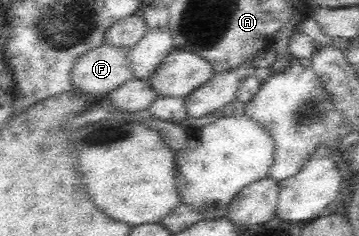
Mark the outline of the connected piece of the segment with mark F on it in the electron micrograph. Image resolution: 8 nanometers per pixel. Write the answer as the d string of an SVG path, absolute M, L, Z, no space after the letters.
M103 43L100 47L83 53L75 60L71 68L70 77L74 90L94 99L98 95L112 93L118 86L124 85L129 79L132 79L131 68L129 68L129 51L127 47L119 49Z

